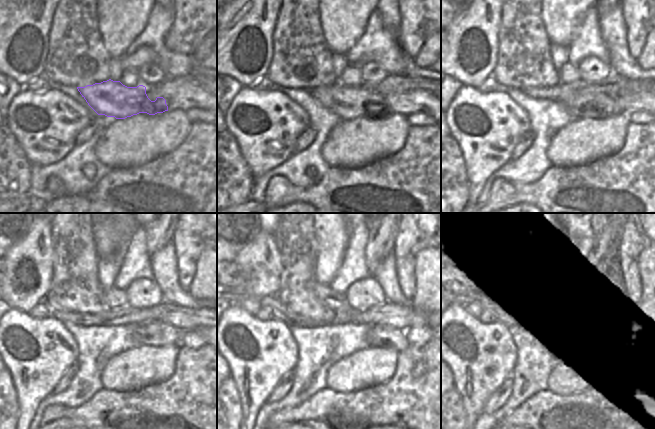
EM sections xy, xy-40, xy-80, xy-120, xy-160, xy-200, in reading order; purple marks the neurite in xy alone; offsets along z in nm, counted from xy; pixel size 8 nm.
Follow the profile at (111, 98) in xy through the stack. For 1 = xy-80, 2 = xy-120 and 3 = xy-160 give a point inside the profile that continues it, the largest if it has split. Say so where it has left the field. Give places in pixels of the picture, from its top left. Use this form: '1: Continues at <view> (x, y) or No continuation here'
1: Continues at xy-80 (596, 101)
2: Continues at xy-120 (155, 333)
3: Continues at xy-160 (385, 336).

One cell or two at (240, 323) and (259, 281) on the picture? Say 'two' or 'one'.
two

